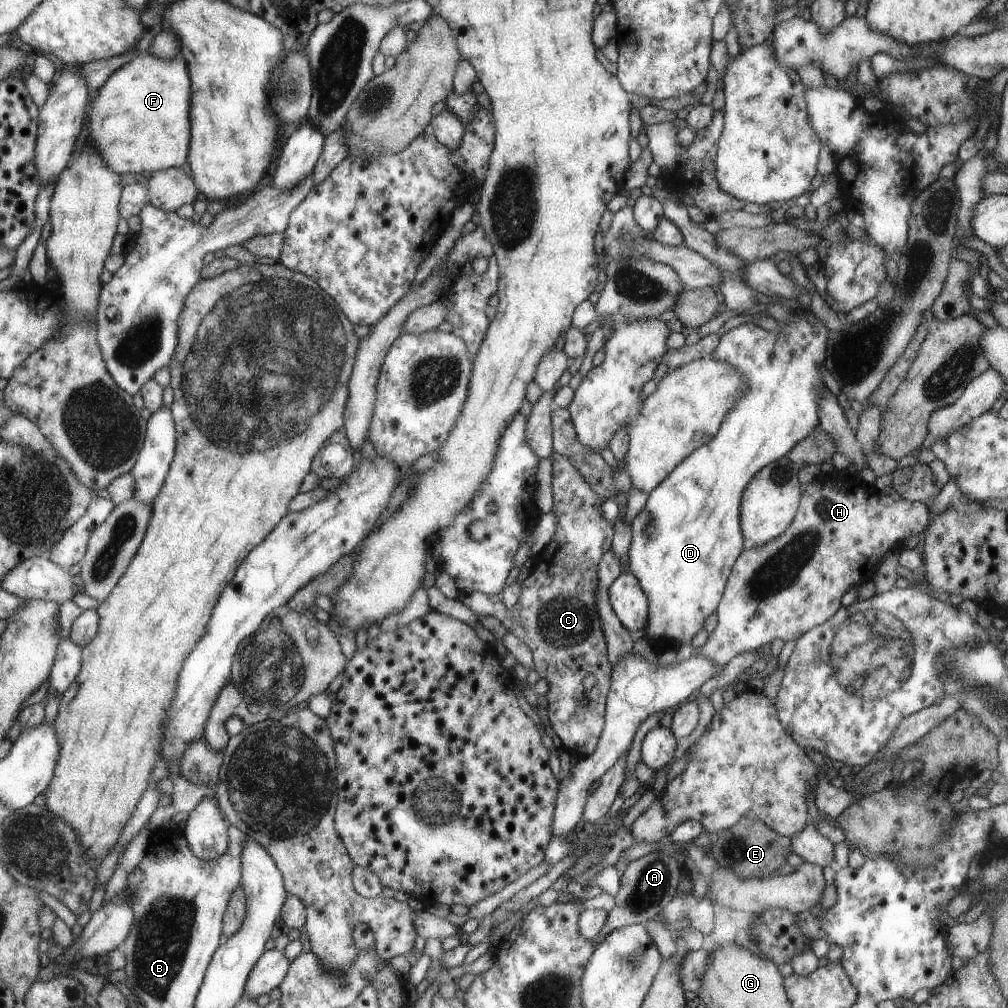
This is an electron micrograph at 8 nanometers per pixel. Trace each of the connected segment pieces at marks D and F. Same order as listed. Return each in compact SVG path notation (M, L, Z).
M803 310L800 317L793 313L793 322L783 326L783 332L775 334L775 332L764 331L756 324L745 323L740 324L725 332L723 336L719 337L715 350L712 350L707 357L715 360L727 361L727 364L733 365L742 376L742 393L744 394L737 403L731 407L730 412L724 417L723 424L719 427L717 434L709 443L705 443L699 447L697 451L691 452L686 459L683 459L657 487L648 492L648 497L643 506L643 509L632 519L632 537L630 545L627 549L626 562L629 572L635 575L637 582L645 595L648 602L648 617L644 628L643 637L650 640L677 640L679 644L689 644L689 640L693 638L695 632L699 632L699 628L703 626L703 620L717 612L717 602L722 598L721 592L726 588L727 580L729 580L730 572L741 552L741 492L747 486L747 483L753 478L755 474L762 470L766 464L773 462L779 457L786 456L786 452L790 451L795 444L799 442L809 432L813 431L818 426L818 402L822 394L827 391L827 388L821 382L818 364L823 363L823 357L826 352L826 340L829 338L831 332L816 319L811 311Z
M180 52L169 60L139 53L116 70L87 105L87 144L100 150L103 162L120 175L175 168L187 158L189 110L190 75Z

